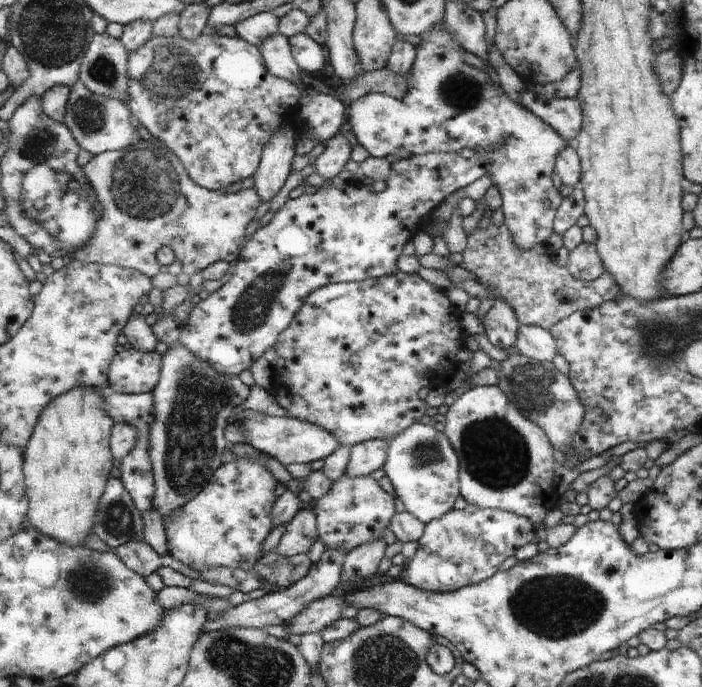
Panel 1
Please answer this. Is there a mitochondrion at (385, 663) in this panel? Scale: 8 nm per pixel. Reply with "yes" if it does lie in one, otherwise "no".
yes

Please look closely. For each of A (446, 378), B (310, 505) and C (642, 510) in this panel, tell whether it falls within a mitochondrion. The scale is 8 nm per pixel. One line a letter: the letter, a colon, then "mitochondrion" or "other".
A: other
B: other
C: other

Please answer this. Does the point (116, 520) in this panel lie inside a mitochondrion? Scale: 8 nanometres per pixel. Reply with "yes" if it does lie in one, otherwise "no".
yes

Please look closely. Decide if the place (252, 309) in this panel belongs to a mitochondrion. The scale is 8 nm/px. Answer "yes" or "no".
yes

